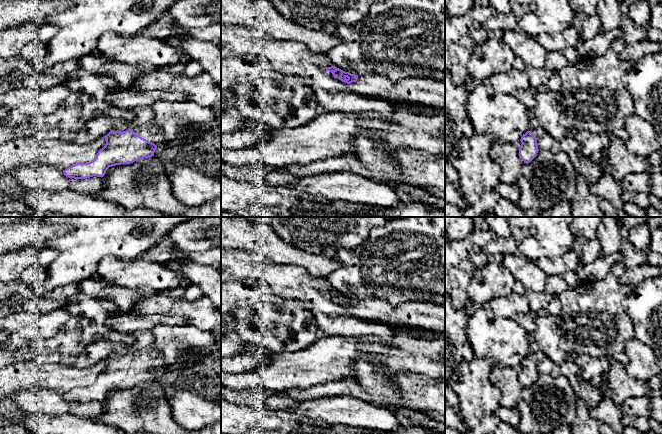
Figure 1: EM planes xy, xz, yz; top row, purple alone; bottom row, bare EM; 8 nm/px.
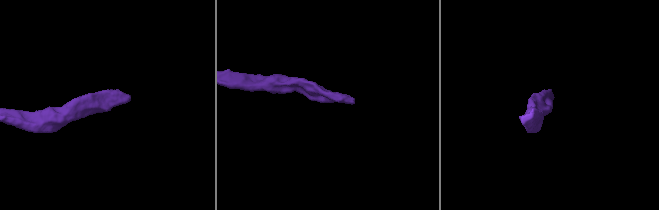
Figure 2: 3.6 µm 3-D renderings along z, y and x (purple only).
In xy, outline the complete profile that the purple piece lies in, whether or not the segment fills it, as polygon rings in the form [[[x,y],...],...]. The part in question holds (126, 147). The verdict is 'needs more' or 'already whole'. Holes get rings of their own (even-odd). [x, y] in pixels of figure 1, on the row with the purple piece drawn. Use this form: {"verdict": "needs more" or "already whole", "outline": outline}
{"verdict": "needs more", "outline": [[[153,120],[123,132],[113,130],[104,138],[106,144],[93,161],[72,165],[63,170],[64,175],[74,179],[103,177],[109,167],[158,155],[157,146],[167,142],[161,126]]]}

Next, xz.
{"verdict": "needs more", "outline": [[[333,65],[326,67],[326,70],[361,95],[392,93],[408,102],[409,105],[405,108],[410,107],[415,114],[419,106],[432,107],[436,114],[445,112],[445,80],[437,80],[432,77],[409,77],[394,83],[386,76],[376,73],[365,73],[358,76]]]}

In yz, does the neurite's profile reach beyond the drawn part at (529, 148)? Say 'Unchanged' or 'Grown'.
Grown

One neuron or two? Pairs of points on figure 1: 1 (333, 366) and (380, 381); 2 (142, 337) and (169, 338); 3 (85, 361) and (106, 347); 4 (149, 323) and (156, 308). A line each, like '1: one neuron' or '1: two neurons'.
1: two neurons
2: two neurons
3: one neuron
4: two neurons

